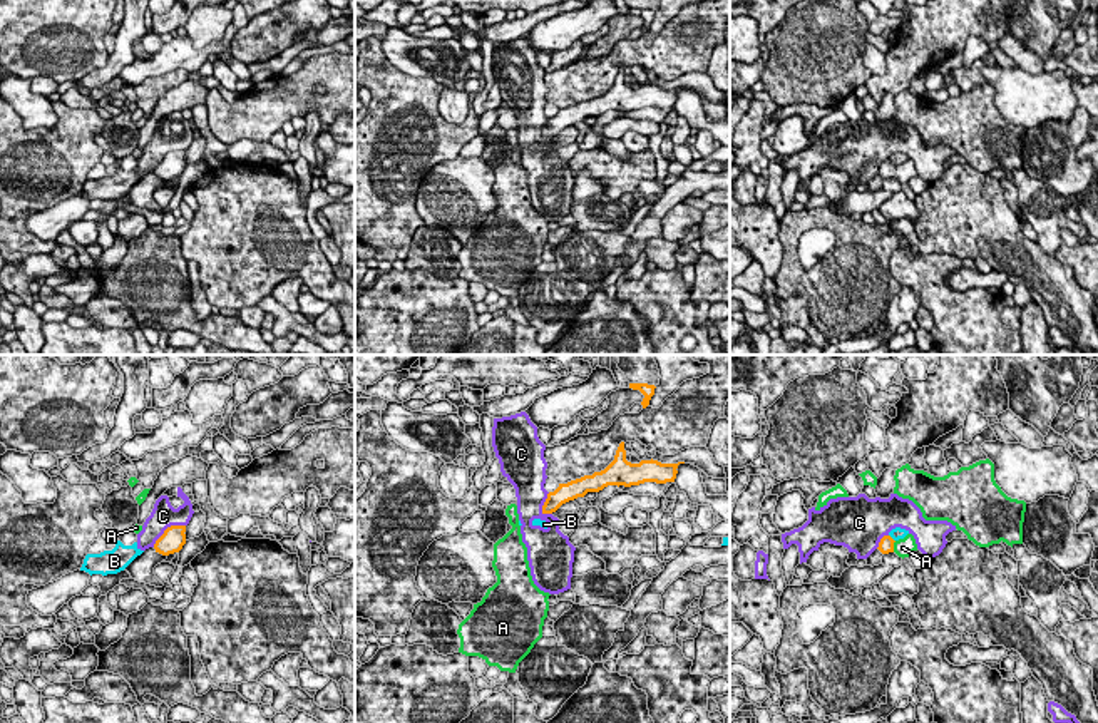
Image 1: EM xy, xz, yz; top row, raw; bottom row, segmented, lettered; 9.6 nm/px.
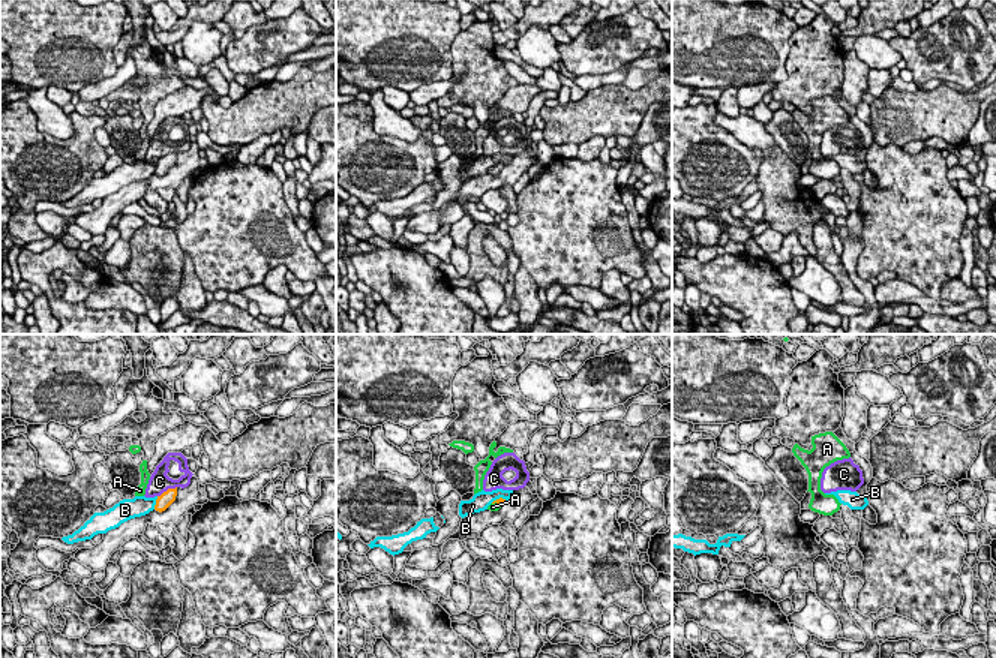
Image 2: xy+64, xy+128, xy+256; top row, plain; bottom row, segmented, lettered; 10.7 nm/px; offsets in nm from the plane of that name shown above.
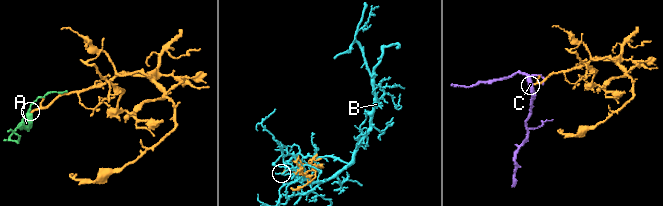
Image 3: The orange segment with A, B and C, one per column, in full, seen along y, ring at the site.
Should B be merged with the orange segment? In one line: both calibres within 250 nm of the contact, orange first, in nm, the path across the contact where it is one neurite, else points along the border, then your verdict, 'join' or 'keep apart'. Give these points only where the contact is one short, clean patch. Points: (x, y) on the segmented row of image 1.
140 nm thick on the orange side, 120 nm on the other; border along yz (889, 534), (894, 541); keep apart

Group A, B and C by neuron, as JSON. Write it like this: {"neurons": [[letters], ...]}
{"neurons": [["A"], ["B"], ["C"]]}

